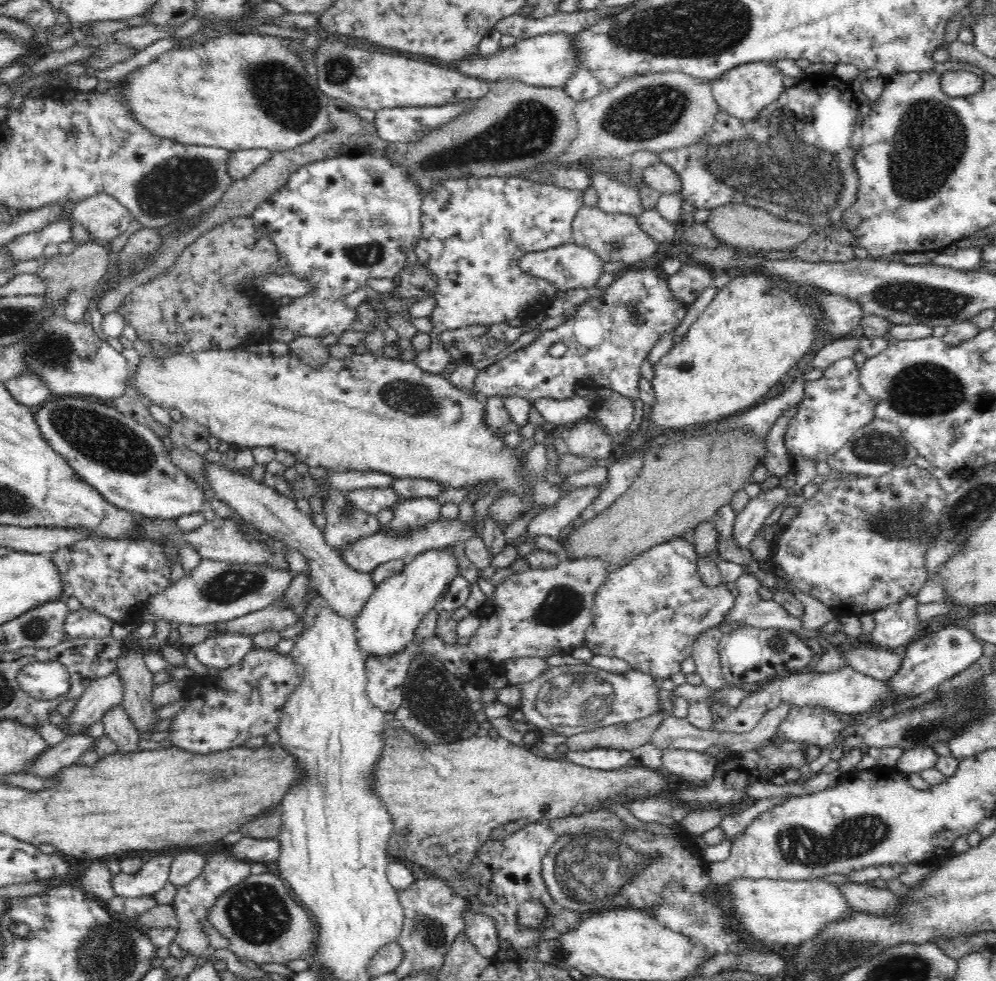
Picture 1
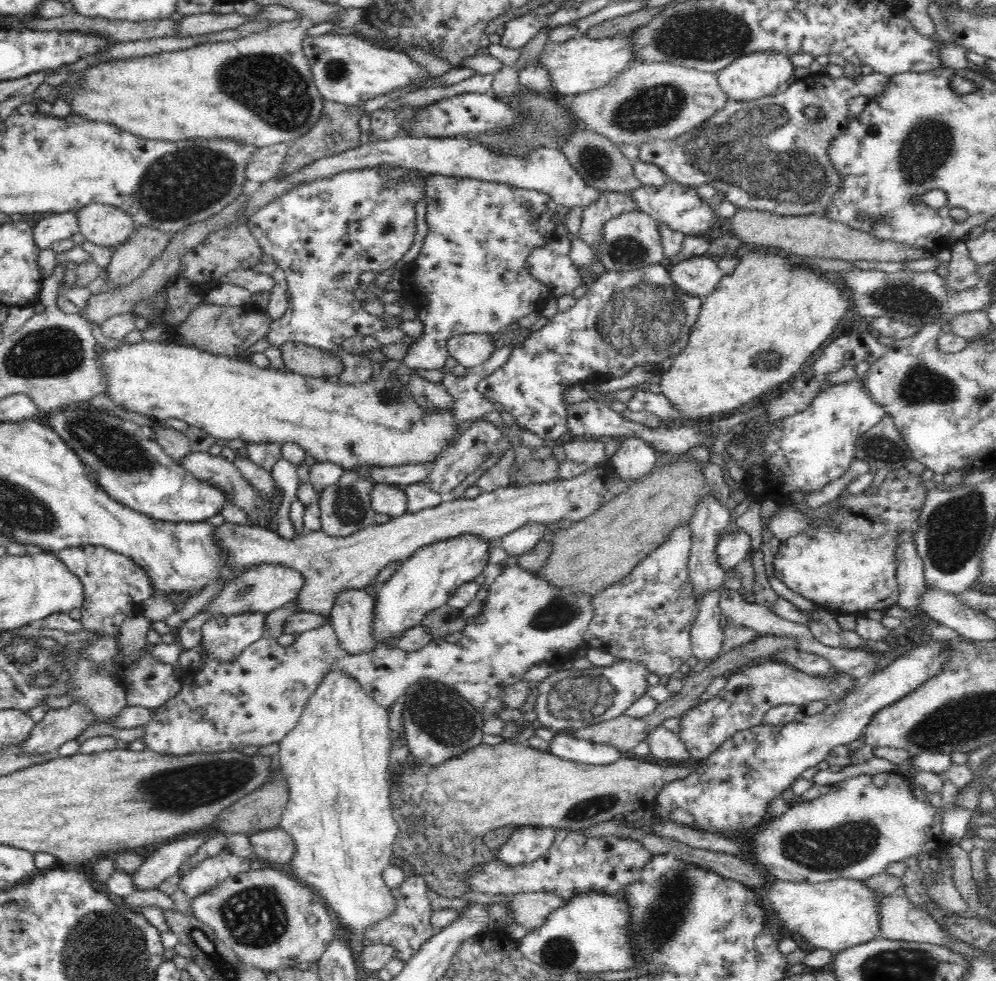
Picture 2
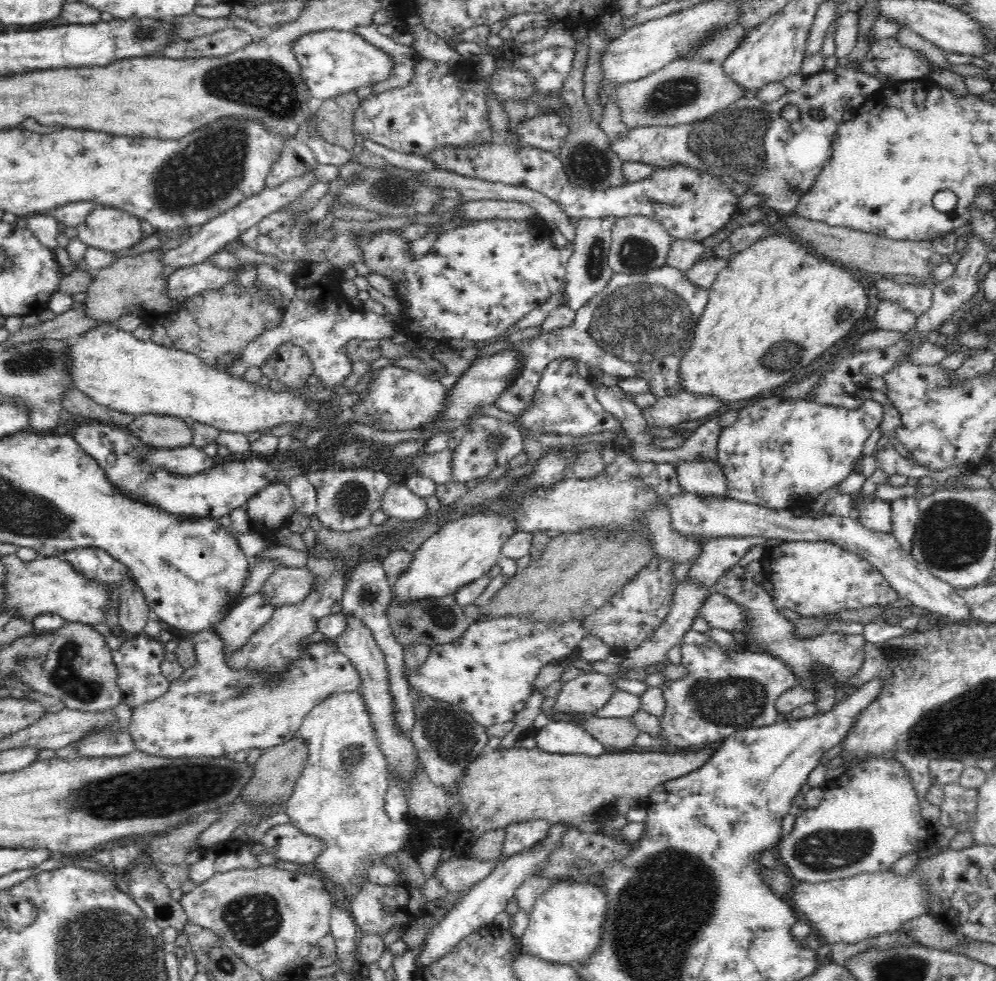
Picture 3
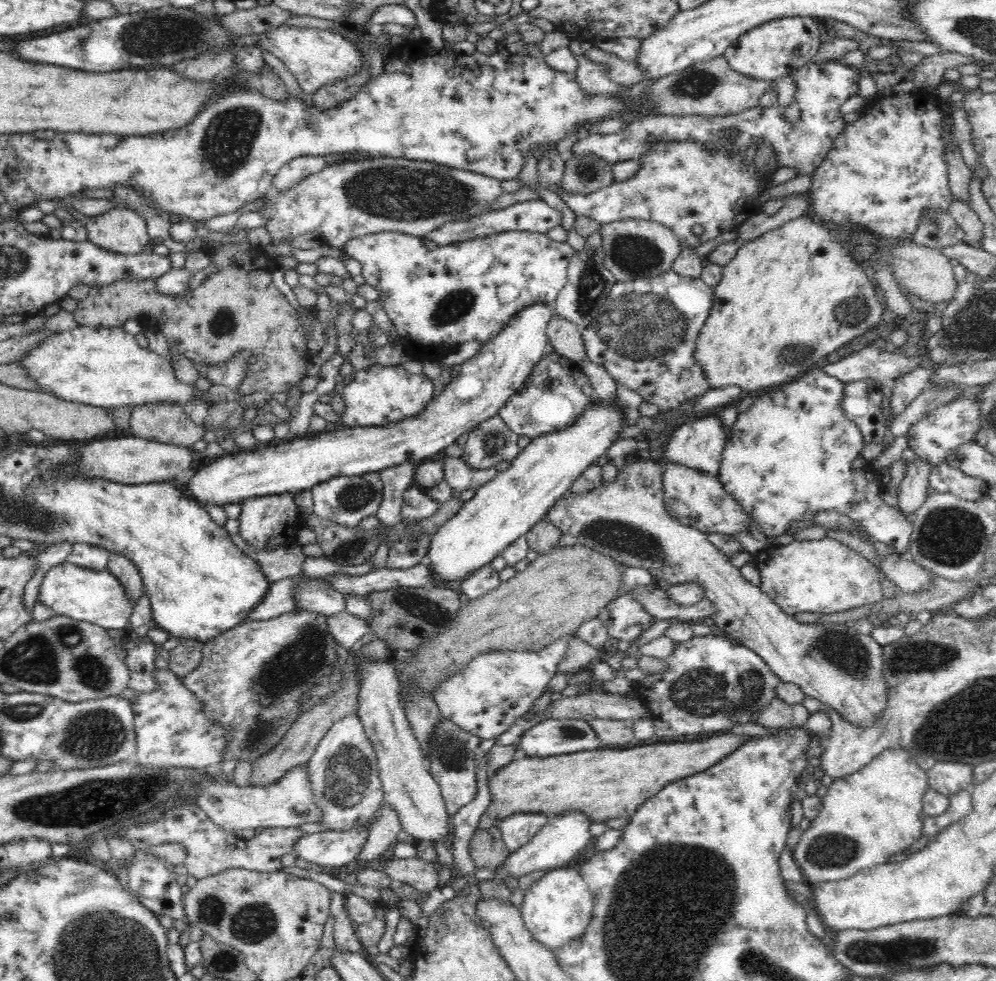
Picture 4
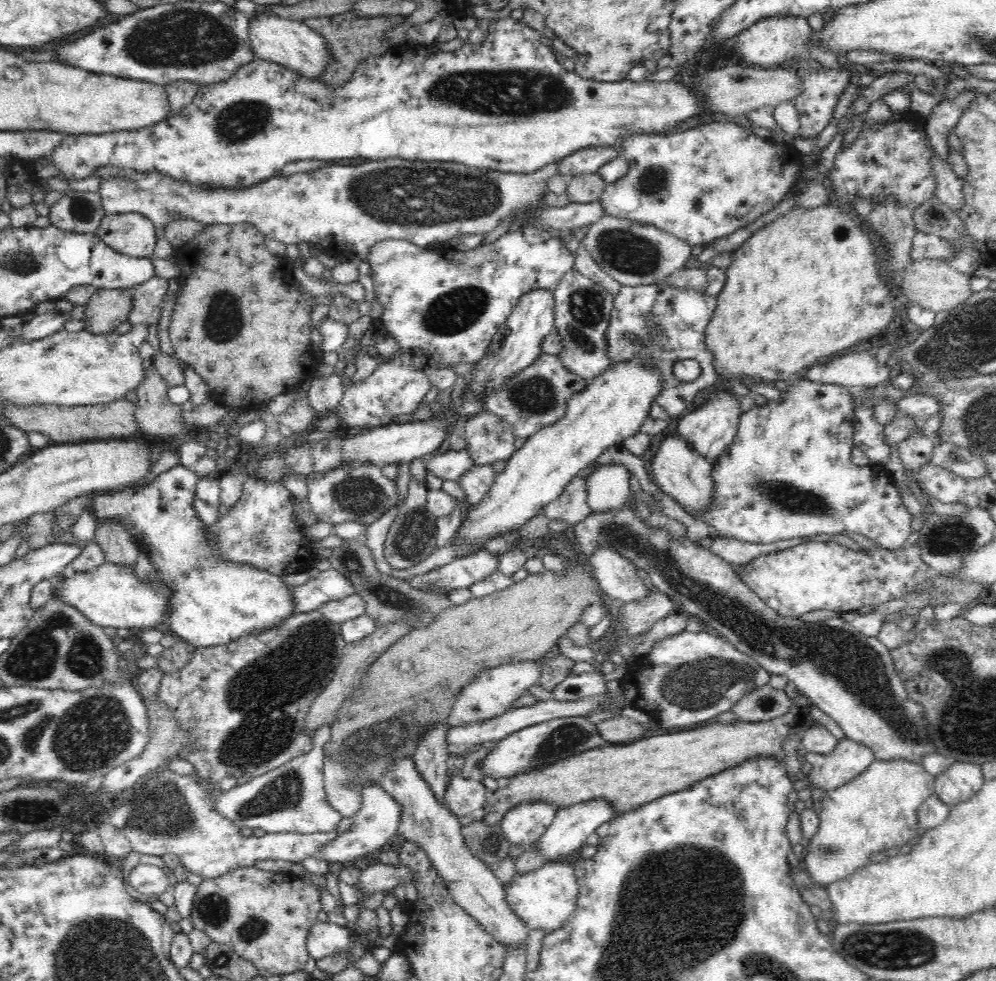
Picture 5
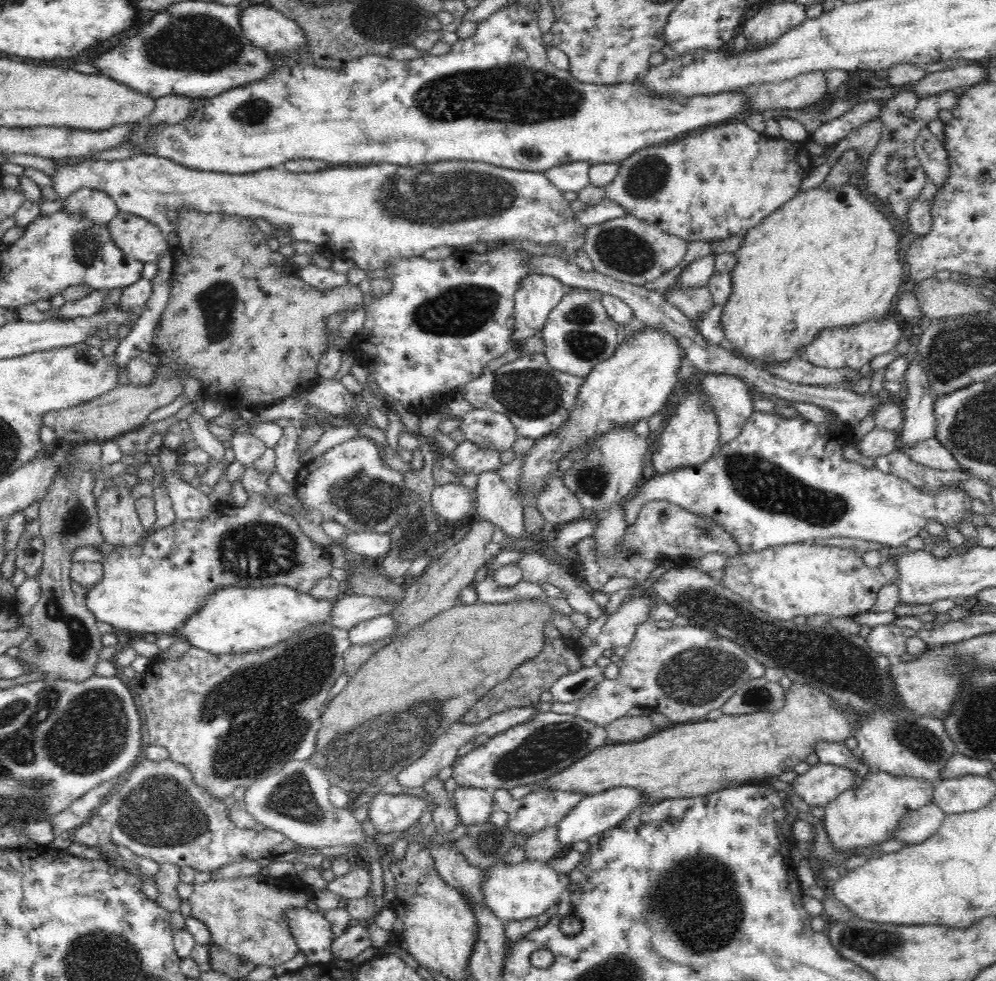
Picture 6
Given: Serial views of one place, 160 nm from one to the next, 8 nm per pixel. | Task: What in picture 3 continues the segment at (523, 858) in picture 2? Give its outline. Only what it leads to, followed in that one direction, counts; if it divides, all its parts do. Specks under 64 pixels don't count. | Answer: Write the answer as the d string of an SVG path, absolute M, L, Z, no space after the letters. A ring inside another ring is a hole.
M544 819L515 822L505 826L503 855L515 855L546 838L550 823Z

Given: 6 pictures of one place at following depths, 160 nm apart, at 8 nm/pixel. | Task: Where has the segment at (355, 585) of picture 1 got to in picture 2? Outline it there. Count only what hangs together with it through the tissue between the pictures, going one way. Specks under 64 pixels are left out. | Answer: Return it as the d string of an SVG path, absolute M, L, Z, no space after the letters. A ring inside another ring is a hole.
M190 451L183 457L178 463L179 466L184 467L184 469L191 472L196 478L224 490L226 500L242 507L248 513L252 524L264 527L267 521L266 516L269 516L269 514L276 515L276 510L272 511L270 509L270 502L267 502L255 488L252 488L252 485L242 476L242 473L236 469L236 466L232 462L228 462L221 455L215 456L207 452ZM352 588L346 592L340 592L338 600L332 606L332 612L329 616L333 629L339 638L341 647L351 655L370 652L376 647L374 639L374 602L363 588Z

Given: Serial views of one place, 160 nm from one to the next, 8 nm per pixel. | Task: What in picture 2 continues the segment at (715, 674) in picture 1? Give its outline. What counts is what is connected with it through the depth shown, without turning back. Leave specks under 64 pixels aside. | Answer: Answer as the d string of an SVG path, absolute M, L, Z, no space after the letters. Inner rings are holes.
M720 586L702 596L696 620L690 629L693 654L699 661L709 664L719 659L723 652L724 630L720 628L719 607L723 588L724 586Z

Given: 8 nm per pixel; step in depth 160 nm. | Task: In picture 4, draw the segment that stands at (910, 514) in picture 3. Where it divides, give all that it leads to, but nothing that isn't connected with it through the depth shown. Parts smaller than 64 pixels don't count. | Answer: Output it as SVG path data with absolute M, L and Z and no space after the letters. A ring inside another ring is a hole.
M915 456L912 462L904 460L904 465L906 465L906 476L902 479L898 490L898 507L906 516L906 514L915 512L924 504L933 466L926 460L921 460L918 456Z

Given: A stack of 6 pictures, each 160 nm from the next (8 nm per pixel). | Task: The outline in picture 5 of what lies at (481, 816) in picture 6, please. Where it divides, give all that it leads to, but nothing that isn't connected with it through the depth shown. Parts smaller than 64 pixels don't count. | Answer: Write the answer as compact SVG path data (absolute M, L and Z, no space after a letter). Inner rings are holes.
M450 764L450 782L445 800L450 812L459 816L479 815L487 806L488 793L484 782L475 776L464 778Z

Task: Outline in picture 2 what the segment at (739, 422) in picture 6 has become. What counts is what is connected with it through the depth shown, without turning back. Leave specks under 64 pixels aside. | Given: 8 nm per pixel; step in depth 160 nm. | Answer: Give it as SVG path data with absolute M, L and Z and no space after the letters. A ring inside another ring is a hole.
M712 493L704 495L697 504L695 513L690 520L690 529L692 529L692 546L687 569L689 579L693 586L693 597L697 602L701 602L702 596L706 592L712 592L716 588L723 586L725 577L729 574L719 566L715 553L718 541L724 535L720 535L724 528L729 527L730 511L727 505L722 505L718 499L714 498Z

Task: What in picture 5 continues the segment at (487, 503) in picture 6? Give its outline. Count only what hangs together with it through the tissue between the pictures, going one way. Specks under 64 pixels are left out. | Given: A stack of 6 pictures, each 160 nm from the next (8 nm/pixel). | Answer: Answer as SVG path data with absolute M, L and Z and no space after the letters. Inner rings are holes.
M477 465L473 470L462 474L459 484L464 490L465 499L468 500L470 507L478 506L480 500L488 496L488 490L492 488L496 476L490 465Z

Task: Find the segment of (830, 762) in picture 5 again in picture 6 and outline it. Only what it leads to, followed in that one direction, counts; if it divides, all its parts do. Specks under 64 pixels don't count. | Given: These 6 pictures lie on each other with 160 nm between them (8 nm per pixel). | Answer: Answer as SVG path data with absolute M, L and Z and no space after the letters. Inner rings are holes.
M819 762L804 774L799 774L793 780L794 795L800 797L810 807L825 808L845 790L853 785L858 772L843 766Z

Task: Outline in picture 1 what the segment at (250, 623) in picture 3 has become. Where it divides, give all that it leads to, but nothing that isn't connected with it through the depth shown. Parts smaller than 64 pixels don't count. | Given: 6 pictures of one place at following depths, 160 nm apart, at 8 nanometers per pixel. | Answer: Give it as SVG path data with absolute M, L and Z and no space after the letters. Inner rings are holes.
M214 633L202 642L193 646L197 660L206 667L226 670L238 662L252 650L253 636L242 633Z

